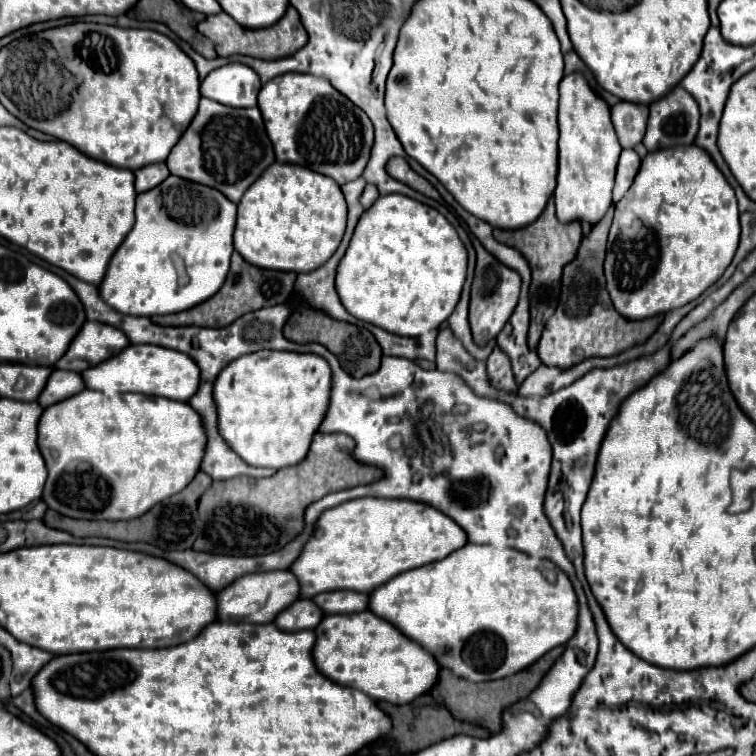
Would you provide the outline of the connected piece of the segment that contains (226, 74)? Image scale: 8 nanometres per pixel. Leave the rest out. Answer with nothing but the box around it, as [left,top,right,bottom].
[201,63,259,107]

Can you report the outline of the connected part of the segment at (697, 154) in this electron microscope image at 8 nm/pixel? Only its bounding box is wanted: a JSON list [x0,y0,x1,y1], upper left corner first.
[605,145,740,321]

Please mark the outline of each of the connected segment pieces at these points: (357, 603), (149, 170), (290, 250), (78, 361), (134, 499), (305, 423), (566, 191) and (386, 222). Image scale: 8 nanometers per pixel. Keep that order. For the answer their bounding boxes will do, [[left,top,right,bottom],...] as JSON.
[[313,591,369,615],[135,163,169,193],[233,161,347,273],[55,321,129,371],[39,389,205,521],[213,349,331,469],[555,73,621,225],[335,195,467,337]]

